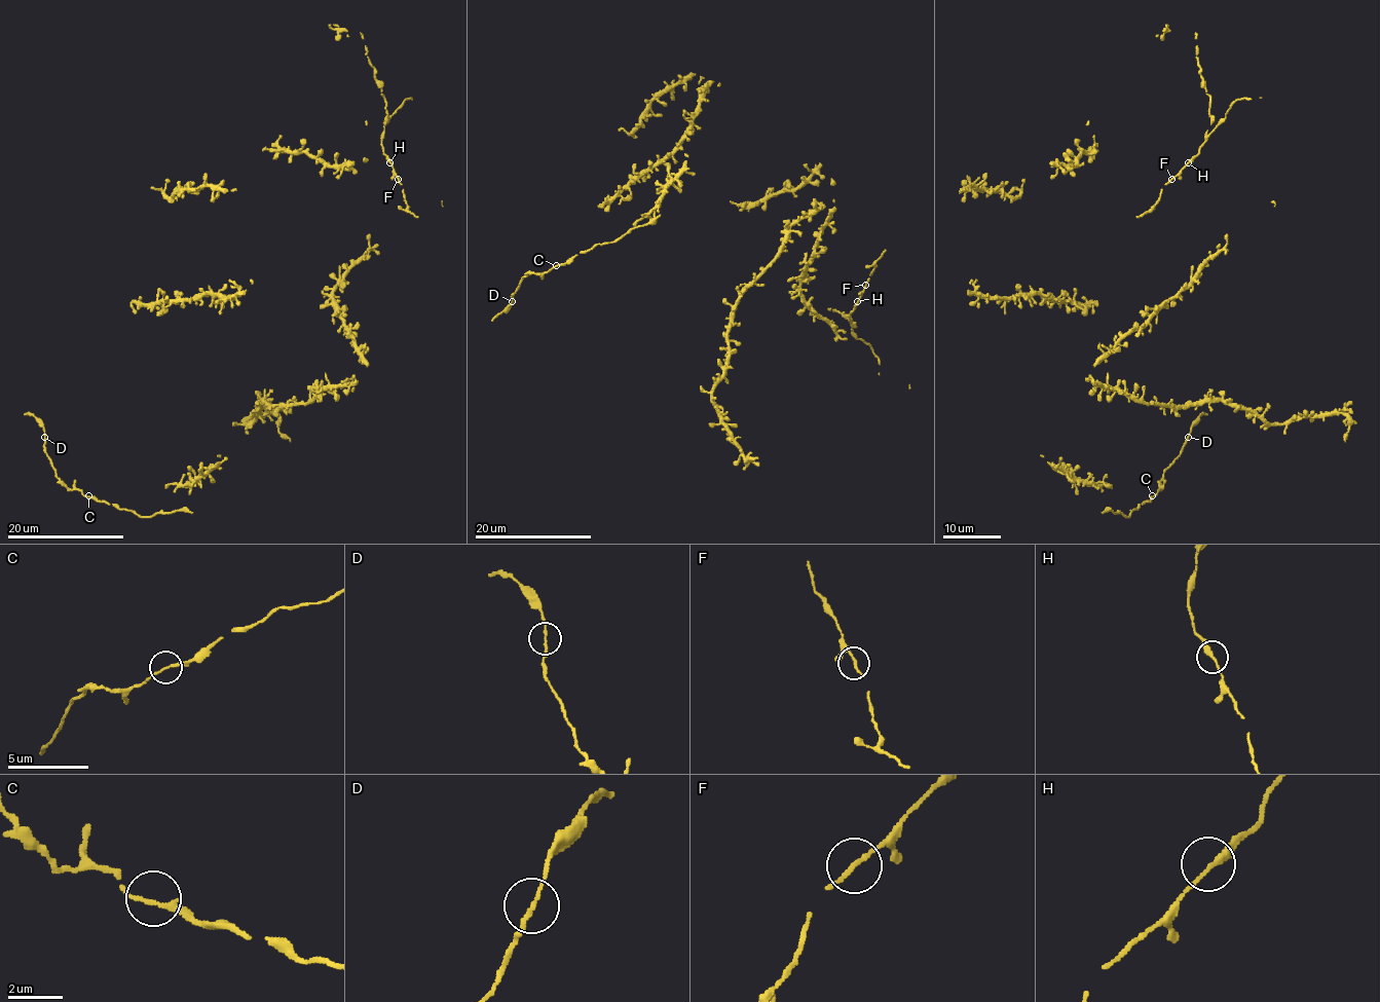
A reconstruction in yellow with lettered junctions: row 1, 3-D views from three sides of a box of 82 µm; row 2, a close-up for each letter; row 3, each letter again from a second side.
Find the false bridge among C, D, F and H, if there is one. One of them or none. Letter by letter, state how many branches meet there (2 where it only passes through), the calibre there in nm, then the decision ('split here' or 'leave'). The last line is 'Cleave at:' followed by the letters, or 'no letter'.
C: branches 2; calibre 160 nm; leave
D: branches 2; calibre 140 nm; leave
F: branches 2; calibre 160 nm; leave
H: branches 2; calibre 200 nm; leave
Cleave at: no letter

